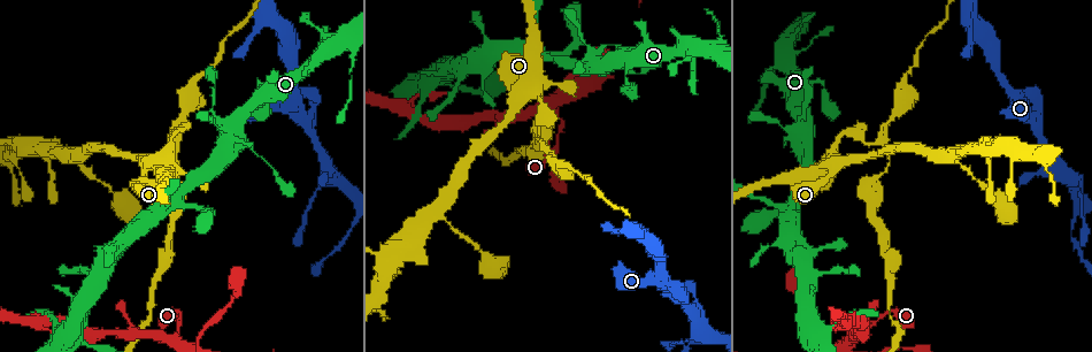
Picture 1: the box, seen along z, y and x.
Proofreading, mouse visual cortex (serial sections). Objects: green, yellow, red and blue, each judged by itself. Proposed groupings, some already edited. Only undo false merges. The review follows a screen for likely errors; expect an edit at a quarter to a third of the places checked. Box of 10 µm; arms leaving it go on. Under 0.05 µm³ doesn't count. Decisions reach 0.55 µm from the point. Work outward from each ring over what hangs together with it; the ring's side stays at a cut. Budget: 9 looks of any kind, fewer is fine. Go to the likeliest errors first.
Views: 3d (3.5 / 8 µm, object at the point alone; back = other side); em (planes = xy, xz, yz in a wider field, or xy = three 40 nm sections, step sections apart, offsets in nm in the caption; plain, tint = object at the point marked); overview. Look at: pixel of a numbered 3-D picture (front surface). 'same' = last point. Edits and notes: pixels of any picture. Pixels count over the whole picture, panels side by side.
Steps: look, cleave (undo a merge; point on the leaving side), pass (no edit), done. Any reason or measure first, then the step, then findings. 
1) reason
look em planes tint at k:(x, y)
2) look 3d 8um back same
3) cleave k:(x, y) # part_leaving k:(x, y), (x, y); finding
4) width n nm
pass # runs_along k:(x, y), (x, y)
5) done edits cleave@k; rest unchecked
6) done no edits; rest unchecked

sharp bend
look 3d 8um at 1:(879, 140)

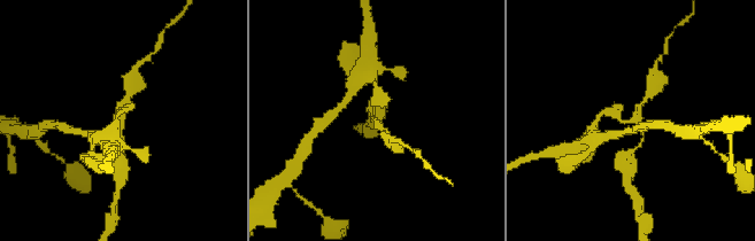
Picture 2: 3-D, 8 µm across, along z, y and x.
arms 3; arm_widths 150, 200, 200 nm; shape alone is not enough
look em xy step 3 tint same

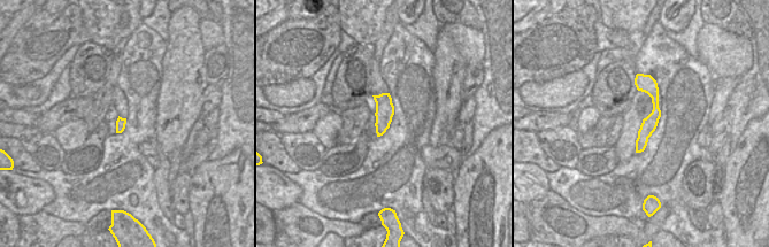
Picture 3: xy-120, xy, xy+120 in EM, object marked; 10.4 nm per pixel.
width 190 nm
cleave 2:(374, 123) # a second cell is stuck on

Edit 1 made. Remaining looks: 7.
look overview

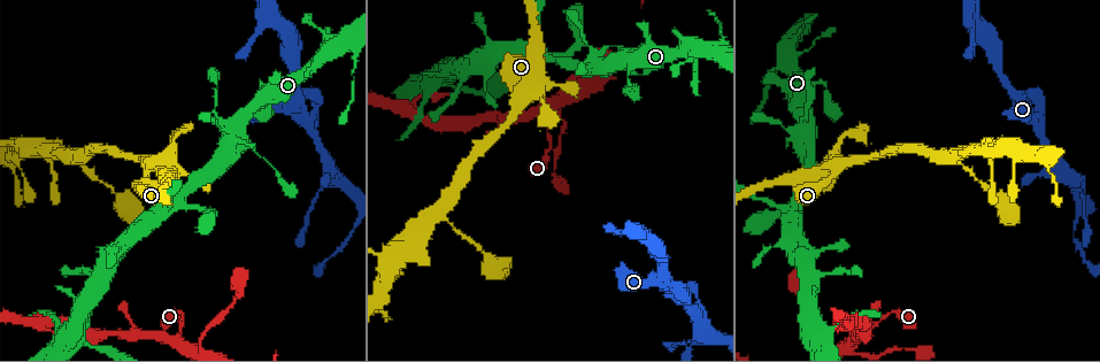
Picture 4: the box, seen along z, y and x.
looks like a crossing
look 3d 3.5um at 4:(176, 337)

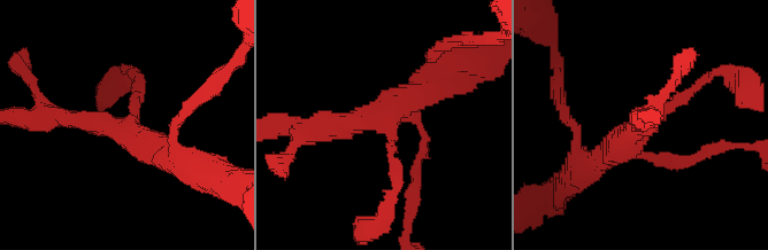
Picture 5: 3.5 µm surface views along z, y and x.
look em xy step 2 plain at 5:(124, 127)

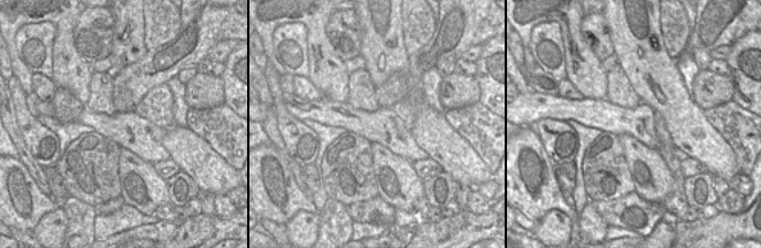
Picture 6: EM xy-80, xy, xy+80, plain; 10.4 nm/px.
look em xy step 2 tint same

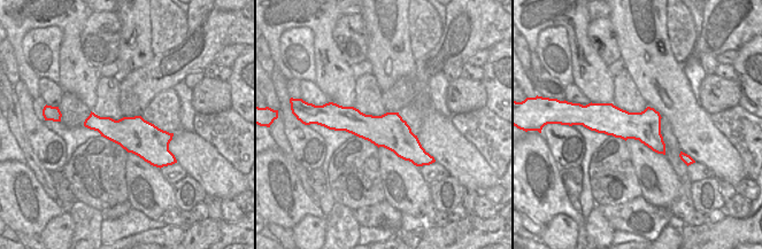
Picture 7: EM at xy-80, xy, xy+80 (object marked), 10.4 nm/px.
arm_widths 150, 150, 300, 350 nm
pass # one cell here

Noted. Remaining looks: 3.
look 3d 8um at 4:(673, 288)

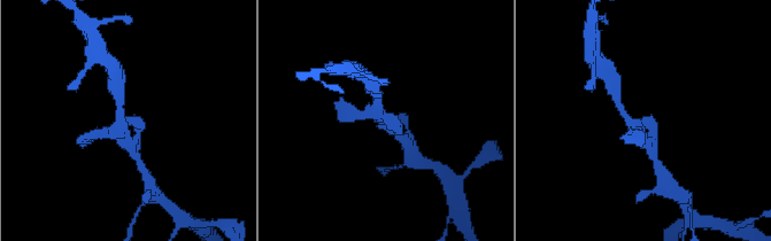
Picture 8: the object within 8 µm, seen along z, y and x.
closer look
look 3d 3.5um back same

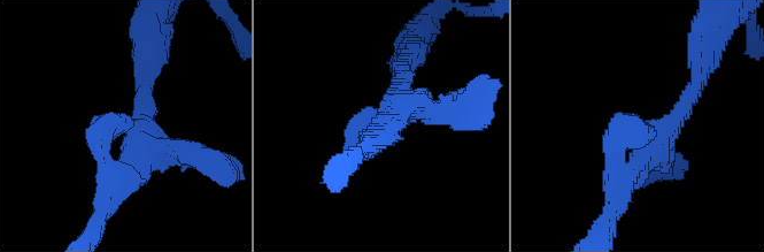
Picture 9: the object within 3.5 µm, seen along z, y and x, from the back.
pass # runs_along 9:(445, 113), (395, 106), (356, 151); one cell here

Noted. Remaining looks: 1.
done edits cleave@2; rest unchecked

